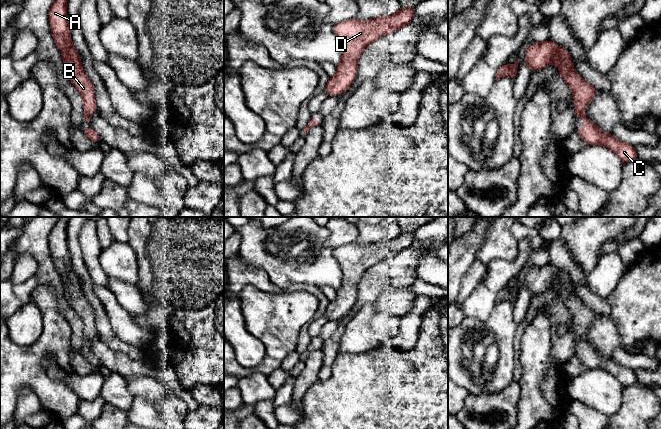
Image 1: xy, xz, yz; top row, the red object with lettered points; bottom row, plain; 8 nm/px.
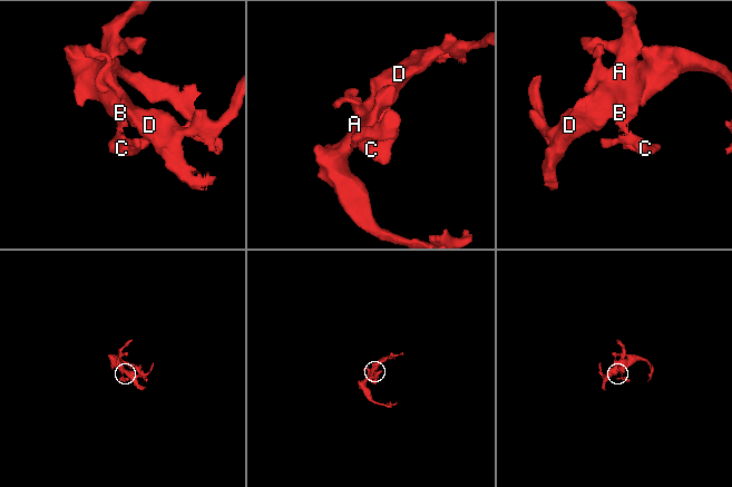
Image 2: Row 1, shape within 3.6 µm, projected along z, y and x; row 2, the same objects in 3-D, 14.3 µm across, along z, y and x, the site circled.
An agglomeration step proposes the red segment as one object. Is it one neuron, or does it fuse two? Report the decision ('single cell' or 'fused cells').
single cell

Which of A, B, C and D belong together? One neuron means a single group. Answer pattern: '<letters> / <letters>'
A B C D

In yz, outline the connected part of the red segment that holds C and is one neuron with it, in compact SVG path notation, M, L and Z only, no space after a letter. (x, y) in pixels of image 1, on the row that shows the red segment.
M547 39L543 42L532 43L526 52L524 61L531 72L557 63L560 76L572 91L577 120L584 120L588 123L582 129L576 128L575 130L586 144L603 145L609 148L624 164L638 159L634 146L616 139L611 133L604 134L597 124L592 124L591 119L582 113L598 91L585 82L574 69L569 51Z

